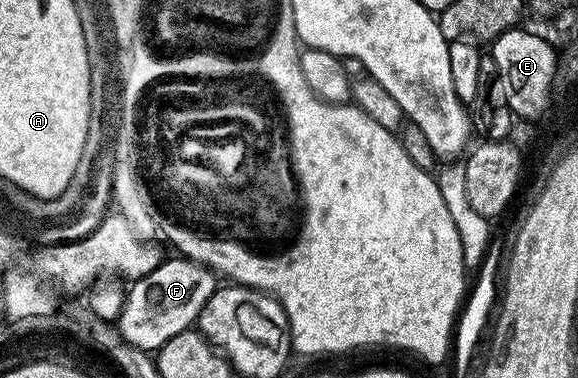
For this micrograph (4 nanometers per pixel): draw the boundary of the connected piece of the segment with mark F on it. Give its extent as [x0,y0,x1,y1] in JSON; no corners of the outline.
[117,255,217,351]

